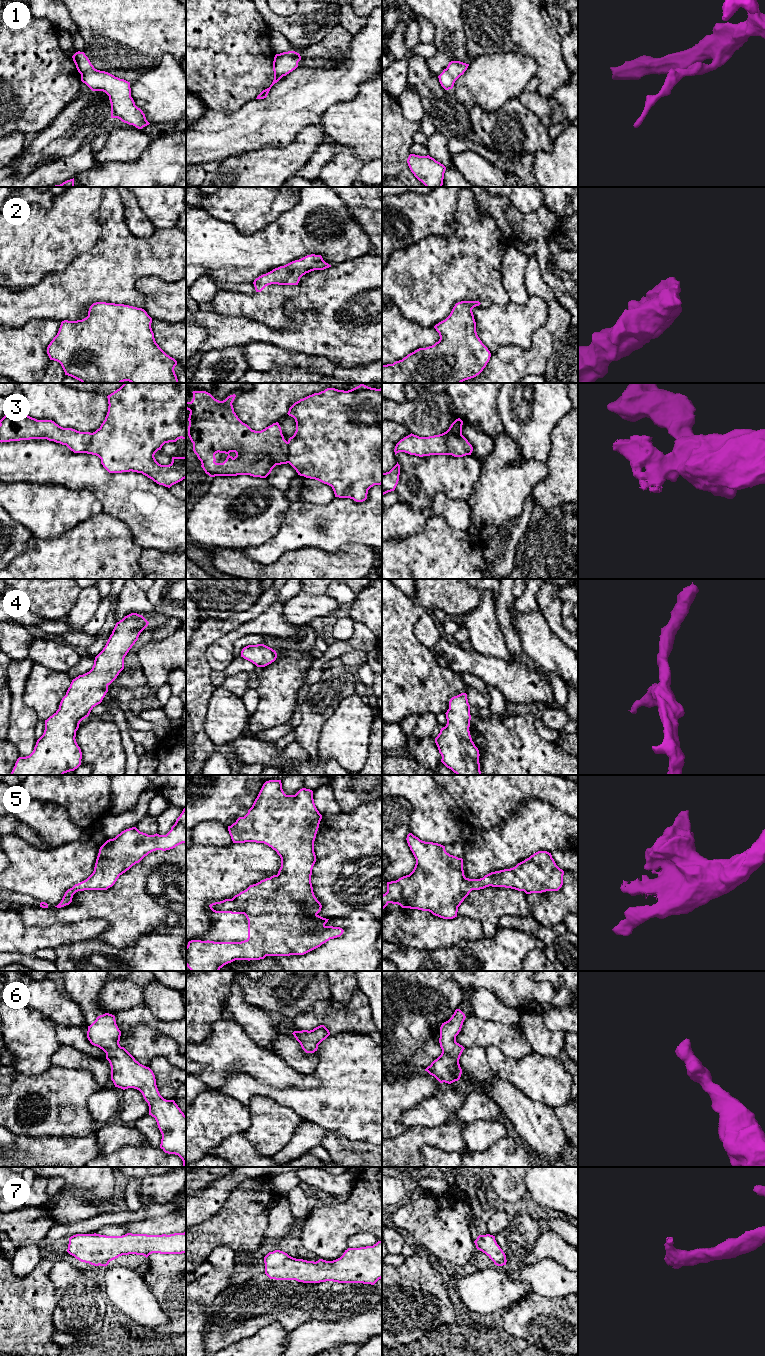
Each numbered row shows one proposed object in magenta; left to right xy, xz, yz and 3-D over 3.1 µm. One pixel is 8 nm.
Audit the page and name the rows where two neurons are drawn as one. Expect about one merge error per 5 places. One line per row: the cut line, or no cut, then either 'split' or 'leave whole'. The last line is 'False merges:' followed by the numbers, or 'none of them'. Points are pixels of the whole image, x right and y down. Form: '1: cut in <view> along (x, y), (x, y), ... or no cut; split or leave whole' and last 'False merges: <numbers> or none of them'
1: no cut; leave whole
2: no cut; leave whole
3: cut in yz along (461, 434), (450, 434), (447, 437), (446, 446), (449, 454); split
4: no cut; leave whole
5: no cut; leave whole
6: no cut; leave whole
7: no cut; leave whole
False merges: 3

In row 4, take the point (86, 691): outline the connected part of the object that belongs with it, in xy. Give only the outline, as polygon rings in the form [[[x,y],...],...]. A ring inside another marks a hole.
[[[131,613],[116,623],[92,669],[72,680],[59,709],[45,720],[43,735],[33,752],[19,757],[10,775],[63,775],[81,765],[82,752],[76,742],[80,722],[100,704],[108,686],[124,669],[124,658],[149,622]]]

